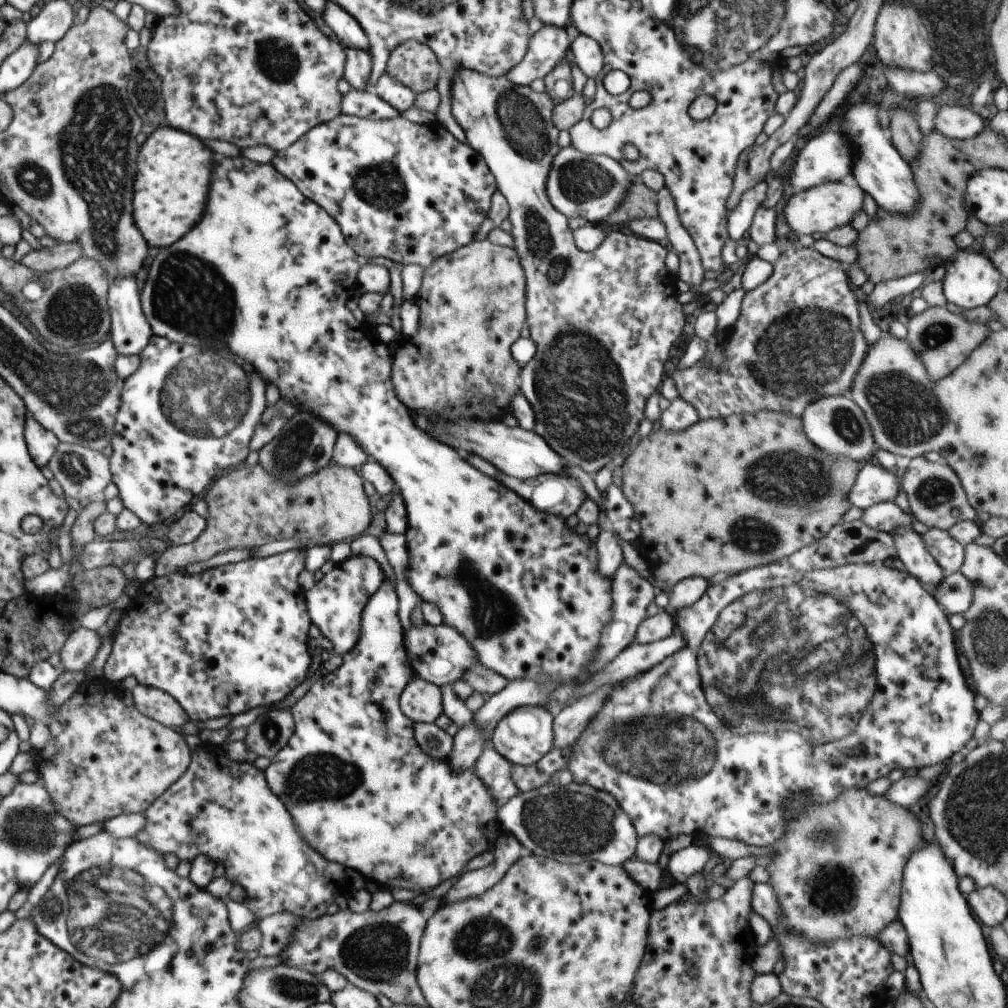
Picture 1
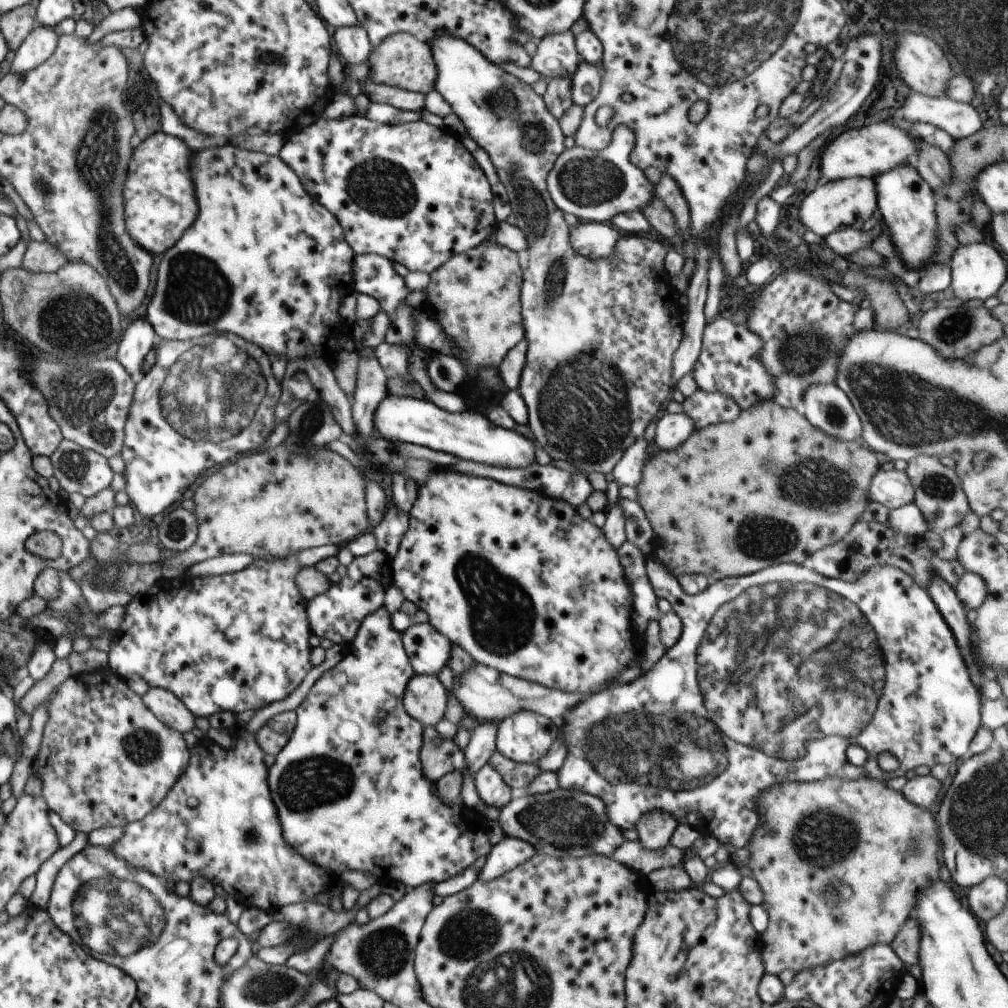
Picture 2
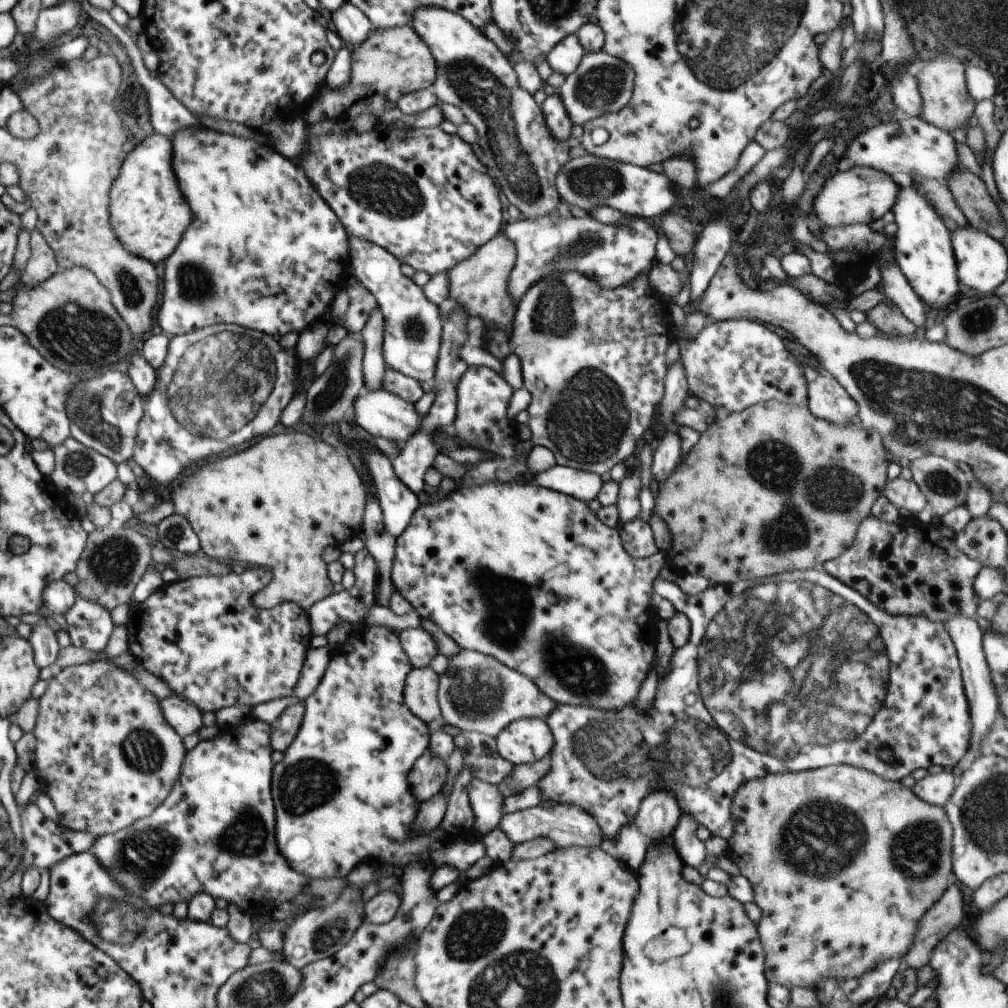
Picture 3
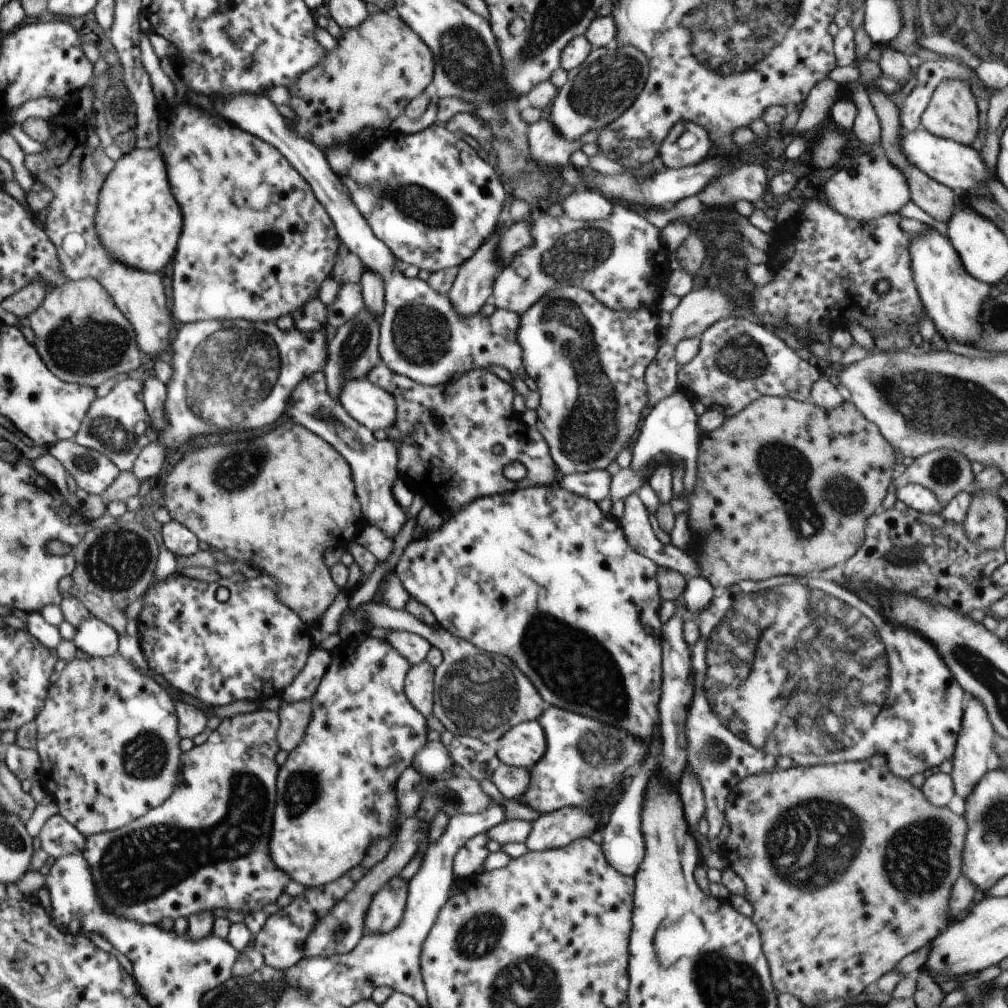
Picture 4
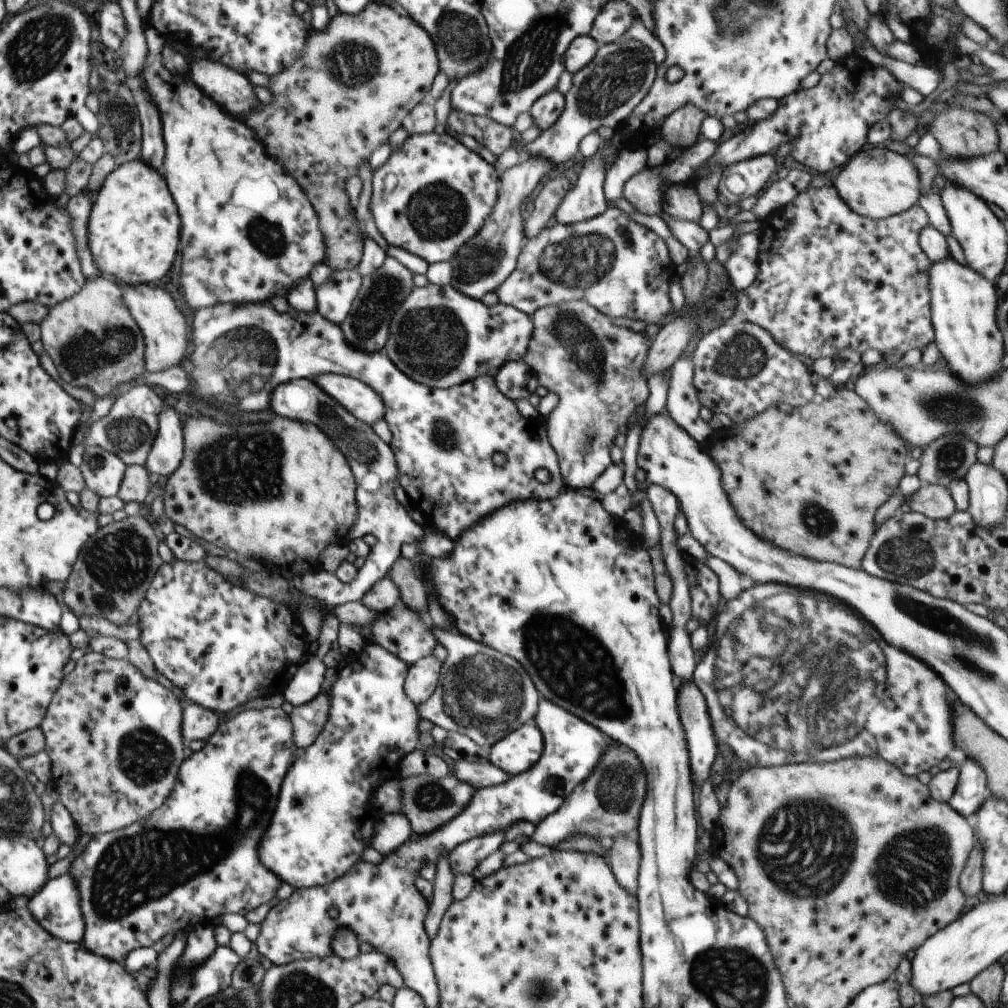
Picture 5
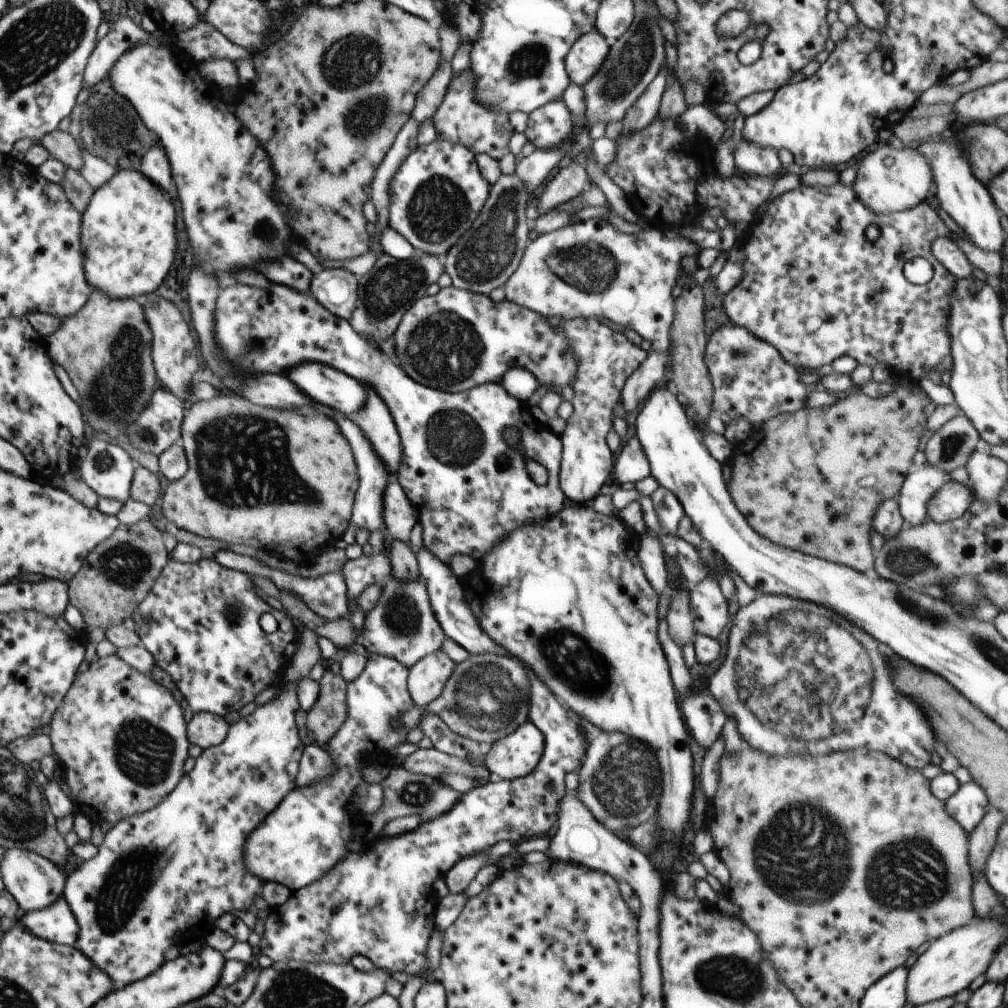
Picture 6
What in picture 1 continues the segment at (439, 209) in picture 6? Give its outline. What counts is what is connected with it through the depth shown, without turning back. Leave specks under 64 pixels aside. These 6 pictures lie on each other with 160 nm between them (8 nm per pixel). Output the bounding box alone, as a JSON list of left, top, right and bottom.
[271,113,497,269]

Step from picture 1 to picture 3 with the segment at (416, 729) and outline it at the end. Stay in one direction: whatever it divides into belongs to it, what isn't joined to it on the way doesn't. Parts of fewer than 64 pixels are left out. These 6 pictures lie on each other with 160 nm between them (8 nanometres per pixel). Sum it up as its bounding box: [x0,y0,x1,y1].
[407,750,446,803]

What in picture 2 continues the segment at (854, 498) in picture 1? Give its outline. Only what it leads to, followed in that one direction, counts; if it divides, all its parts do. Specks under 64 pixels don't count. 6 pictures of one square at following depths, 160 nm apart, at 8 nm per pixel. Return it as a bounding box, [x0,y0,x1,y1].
[869,468,915,509]

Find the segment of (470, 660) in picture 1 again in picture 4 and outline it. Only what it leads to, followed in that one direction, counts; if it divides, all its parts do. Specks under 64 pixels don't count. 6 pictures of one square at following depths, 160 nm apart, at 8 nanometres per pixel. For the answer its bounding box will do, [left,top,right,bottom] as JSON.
[384,630,432,666]

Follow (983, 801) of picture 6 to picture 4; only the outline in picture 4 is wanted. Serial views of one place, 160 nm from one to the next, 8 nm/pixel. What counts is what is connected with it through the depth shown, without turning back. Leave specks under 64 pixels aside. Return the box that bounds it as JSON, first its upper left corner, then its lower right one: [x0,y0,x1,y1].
[951,699,996,802]

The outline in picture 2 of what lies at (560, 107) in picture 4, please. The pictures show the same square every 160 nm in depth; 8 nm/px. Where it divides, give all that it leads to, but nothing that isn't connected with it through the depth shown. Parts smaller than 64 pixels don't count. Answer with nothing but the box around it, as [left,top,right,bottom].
[571,60,605,108]

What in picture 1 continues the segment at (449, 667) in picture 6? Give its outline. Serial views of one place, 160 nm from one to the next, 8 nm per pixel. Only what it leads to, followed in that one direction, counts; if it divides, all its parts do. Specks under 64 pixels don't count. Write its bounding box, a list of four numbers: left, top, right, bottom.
[398,676,443,723]

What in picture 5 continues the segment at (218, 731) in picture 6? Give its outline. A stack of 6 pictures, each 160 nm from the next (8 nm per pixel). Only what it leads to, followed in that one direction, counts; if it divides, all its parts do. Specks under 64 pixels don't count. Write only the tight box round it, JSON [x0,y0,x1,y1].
[183,703,218,740]

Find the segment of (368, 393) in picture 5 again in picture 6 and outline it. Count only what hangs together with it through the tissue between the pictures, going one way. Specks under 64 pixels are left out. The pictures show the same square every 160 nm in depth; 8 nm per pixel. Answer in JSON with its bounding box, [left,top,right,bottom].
[283,362,367,415]

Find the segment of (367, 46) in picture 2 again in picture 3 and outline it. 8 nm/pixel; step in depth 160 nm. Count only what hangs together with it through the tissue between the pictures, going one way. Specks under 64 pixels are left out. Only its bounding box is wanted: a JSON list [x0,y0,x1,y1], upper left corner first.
[331,1,373,46]

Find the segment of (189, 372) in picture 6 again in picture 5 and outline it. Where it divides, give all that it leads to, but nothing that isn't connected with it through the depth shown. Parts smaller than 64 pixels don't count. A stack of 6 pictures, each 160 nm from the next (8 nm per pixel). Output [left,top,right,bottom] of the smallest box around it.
[116,281,189,372]

